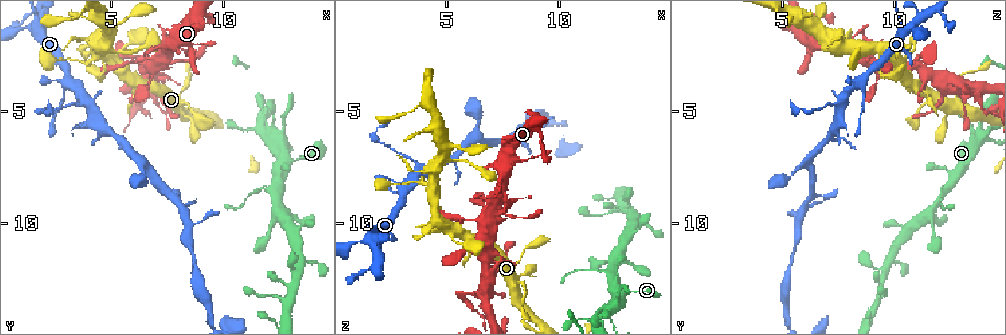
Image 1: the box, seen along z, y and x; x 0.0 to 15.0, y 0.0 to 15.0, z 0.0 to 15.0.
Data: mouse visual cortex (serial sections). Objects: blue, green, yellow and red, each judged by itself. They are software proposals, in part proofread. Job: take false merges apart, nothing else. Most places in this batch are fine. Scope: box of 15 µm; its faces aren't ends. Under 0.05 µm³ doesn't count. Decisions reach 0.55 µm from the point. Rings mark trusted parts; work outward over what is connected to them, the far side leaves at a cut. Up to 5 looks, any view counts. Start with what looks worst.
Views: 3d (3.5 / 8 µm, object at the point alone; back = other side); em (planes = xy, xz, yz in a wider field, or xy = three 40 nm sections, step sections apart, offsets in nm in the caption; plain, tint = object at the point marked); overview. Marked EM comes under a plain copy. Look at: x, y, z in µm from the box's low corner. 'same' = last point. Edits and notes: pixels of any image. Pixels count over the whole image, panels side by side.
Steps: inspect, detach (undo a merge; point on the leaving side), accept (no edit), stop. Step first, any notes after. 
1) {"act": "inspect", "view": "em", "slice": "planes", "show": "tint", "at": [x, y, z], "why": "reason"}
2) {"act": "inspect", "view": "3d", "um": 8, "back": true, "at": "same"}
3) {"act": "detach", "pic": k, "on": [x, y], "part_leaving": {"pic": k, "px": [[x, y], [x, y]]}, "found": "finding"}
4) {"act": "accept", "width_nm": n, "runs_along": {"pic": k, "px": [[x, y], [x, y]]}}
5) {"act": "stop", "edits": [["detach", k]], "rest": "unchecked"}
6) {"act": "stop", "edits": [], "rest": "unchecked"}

{"act": "inspect", "view": "3d", "um": 3.5, "at": [5.8, 3.9, 13.2], "why": "abrupt turn"}

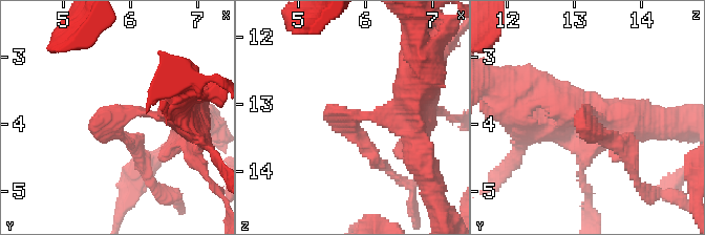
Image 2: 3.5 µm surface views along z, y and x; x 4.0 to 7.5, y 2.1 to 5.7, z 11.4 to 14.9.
{"act": "inspect", "view": "em", "slice": "xy", "step": 5, "show": "tint", "at": [5.85, 3.90, 13.20], "arm_widths_nm": [200, 250], "why": "need the tissue"}

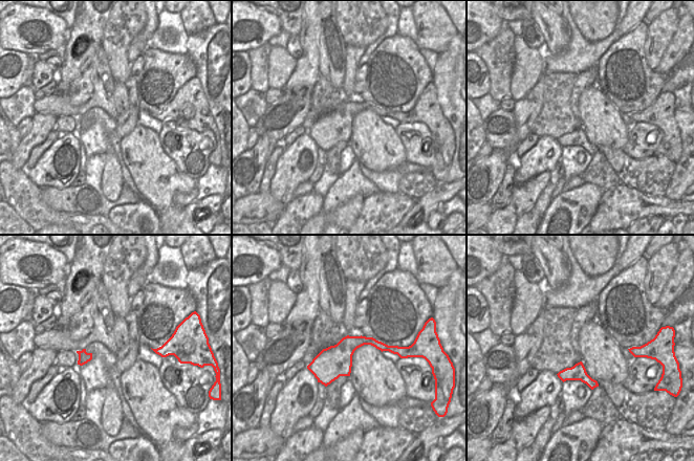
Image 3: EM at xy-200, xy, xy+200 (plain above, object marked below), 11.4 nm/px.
{"act": "accept", "found": "continuous, no second cell"}

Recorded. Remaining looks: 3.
{"act": "inspect", "view": "3d", "um": 3.5, "at": [3.8, 4.6, 7.5], "why": "three-way junction"}

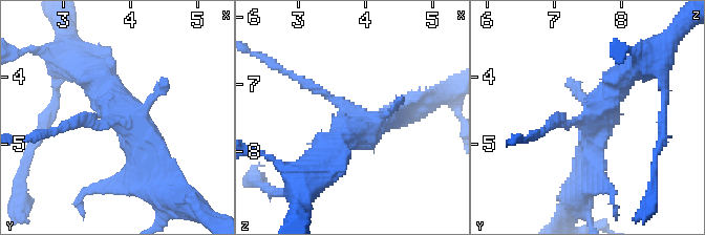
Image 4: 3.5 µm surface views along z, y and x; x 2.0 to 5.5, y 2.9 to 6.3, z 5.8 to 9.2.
{"act": "inspect", "view": "em", "slice": "planes", "show": "tint", "at": [3.75, 4.65, 7.55]}

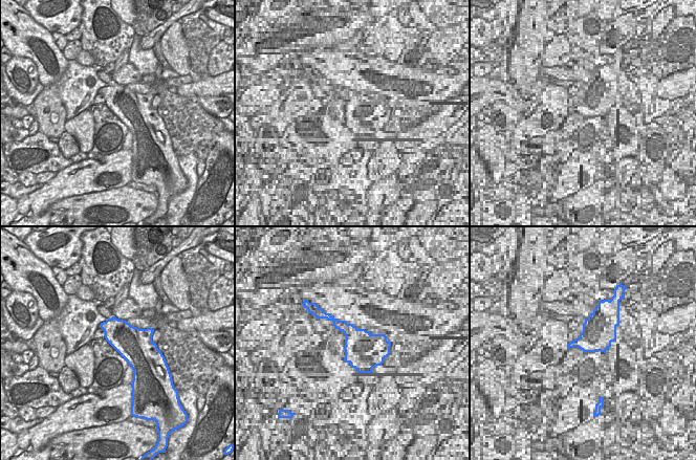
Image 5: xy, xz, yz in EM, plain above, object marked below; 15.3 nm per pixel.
{"act": "accept", "runs_along": {"pic": 4, "px": [[83, 67], [134, 123], [156, 177]]}, "found": "all the same cell"}

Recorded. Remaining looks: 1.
{"act": "stop", "edits": [], "rest": "unchecked"}

